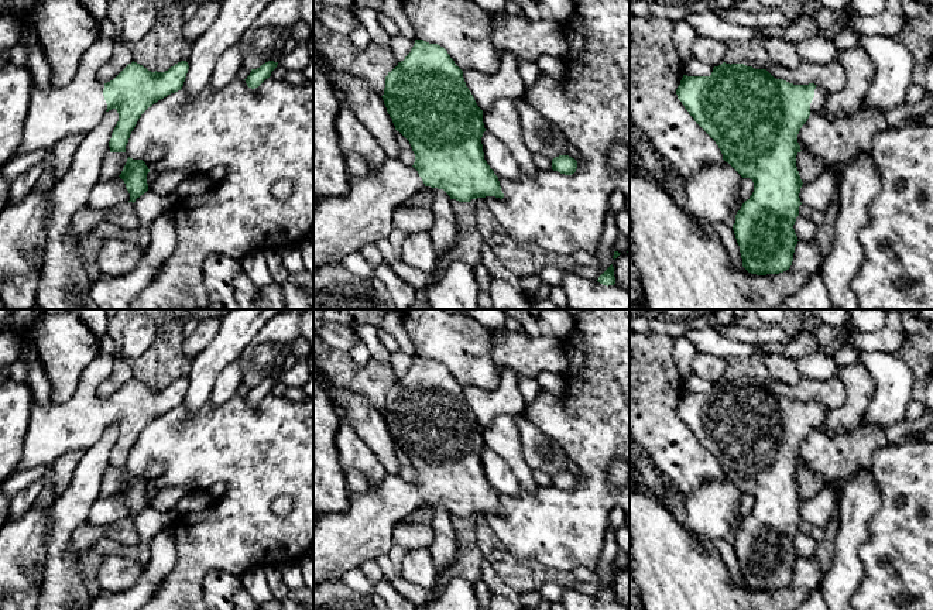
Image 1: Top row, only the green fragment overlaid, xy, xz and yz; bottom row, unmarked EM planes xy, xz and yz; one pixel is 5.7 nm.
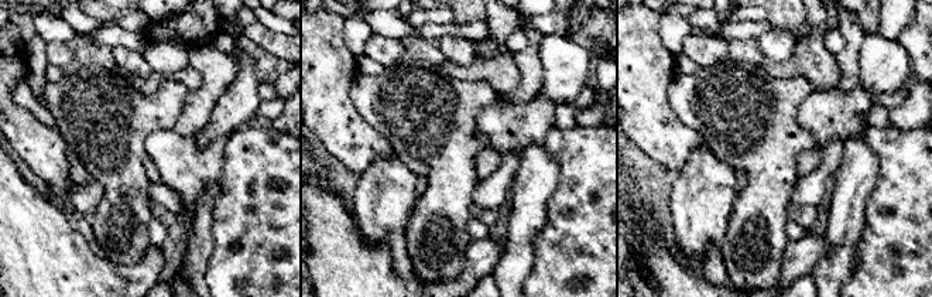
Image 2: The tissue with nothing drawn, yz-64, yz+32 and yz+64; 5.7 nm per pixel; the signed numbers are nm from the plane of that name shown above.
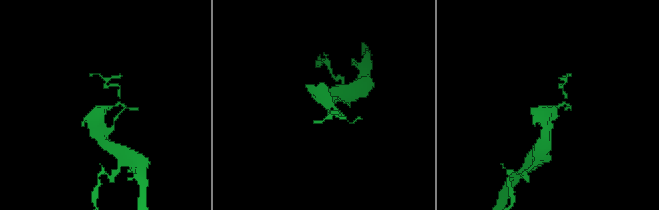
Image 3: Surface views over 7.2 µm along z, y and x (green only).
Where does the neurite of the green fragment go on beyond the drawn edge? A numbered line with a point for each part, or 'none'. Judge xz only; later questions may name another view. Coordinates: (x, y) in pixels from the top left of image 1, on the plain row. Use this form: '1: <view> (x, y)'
1: xz (342, 542)

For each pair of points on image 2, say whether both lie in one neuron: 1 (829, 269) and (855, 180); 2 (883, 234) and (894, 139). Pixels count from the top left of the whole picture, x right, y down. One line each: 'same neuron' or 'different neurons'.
1: same neuron
2: same neuron

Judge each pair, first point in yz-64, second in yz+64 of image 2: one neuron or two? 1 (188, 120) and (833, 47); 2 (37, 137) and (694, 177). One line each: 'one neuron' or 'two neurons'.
1: two neurons
2: two neurons

